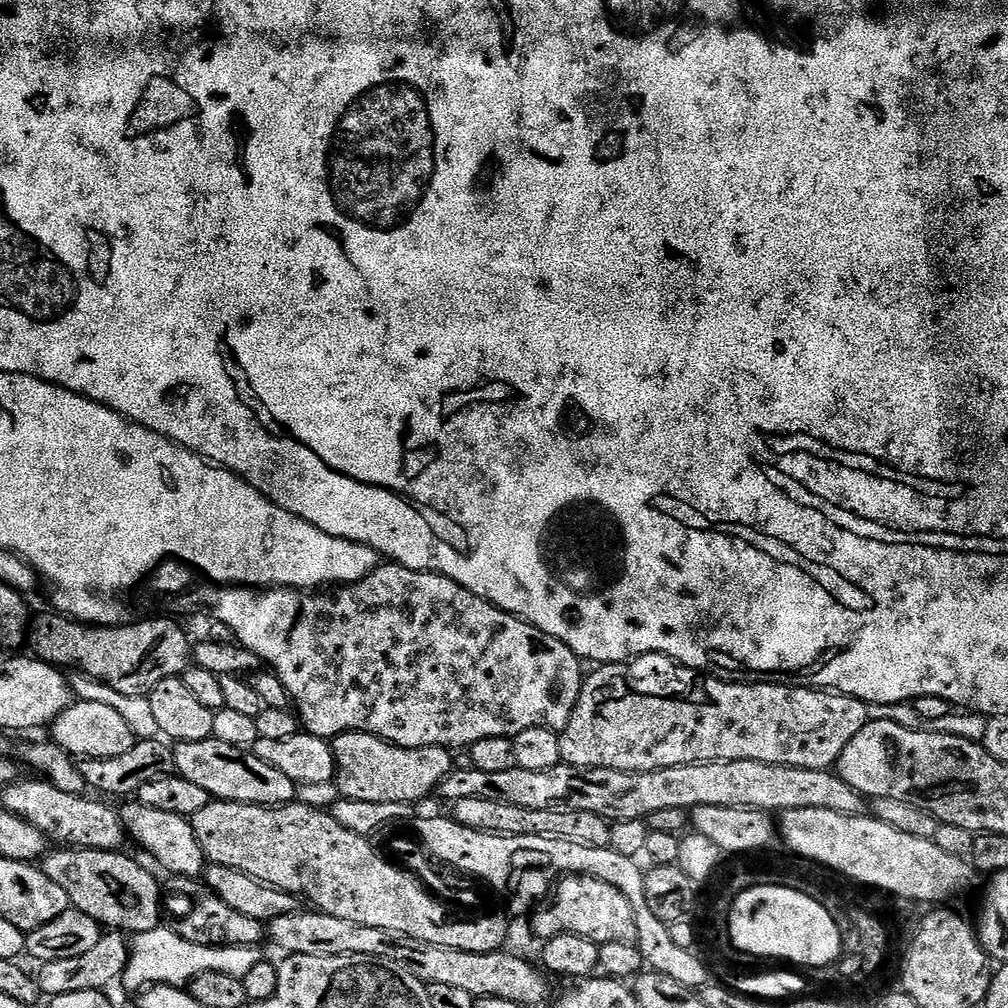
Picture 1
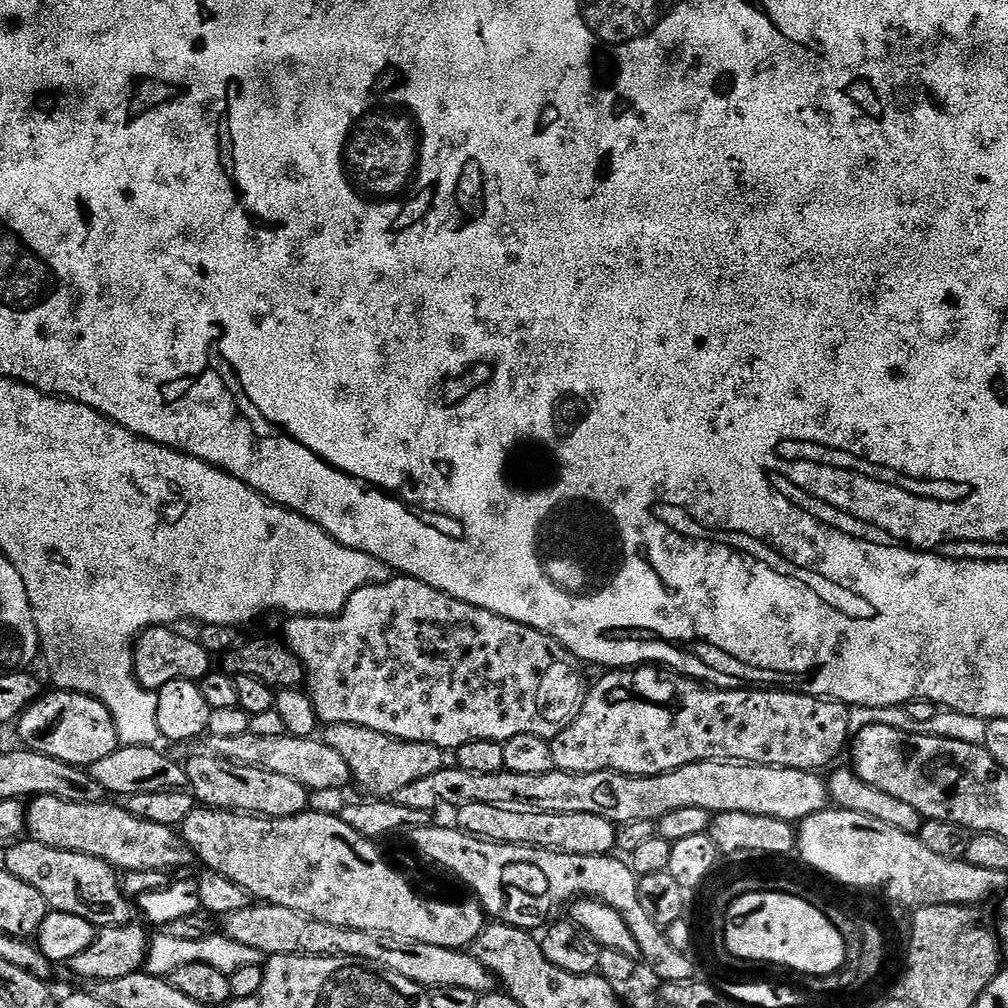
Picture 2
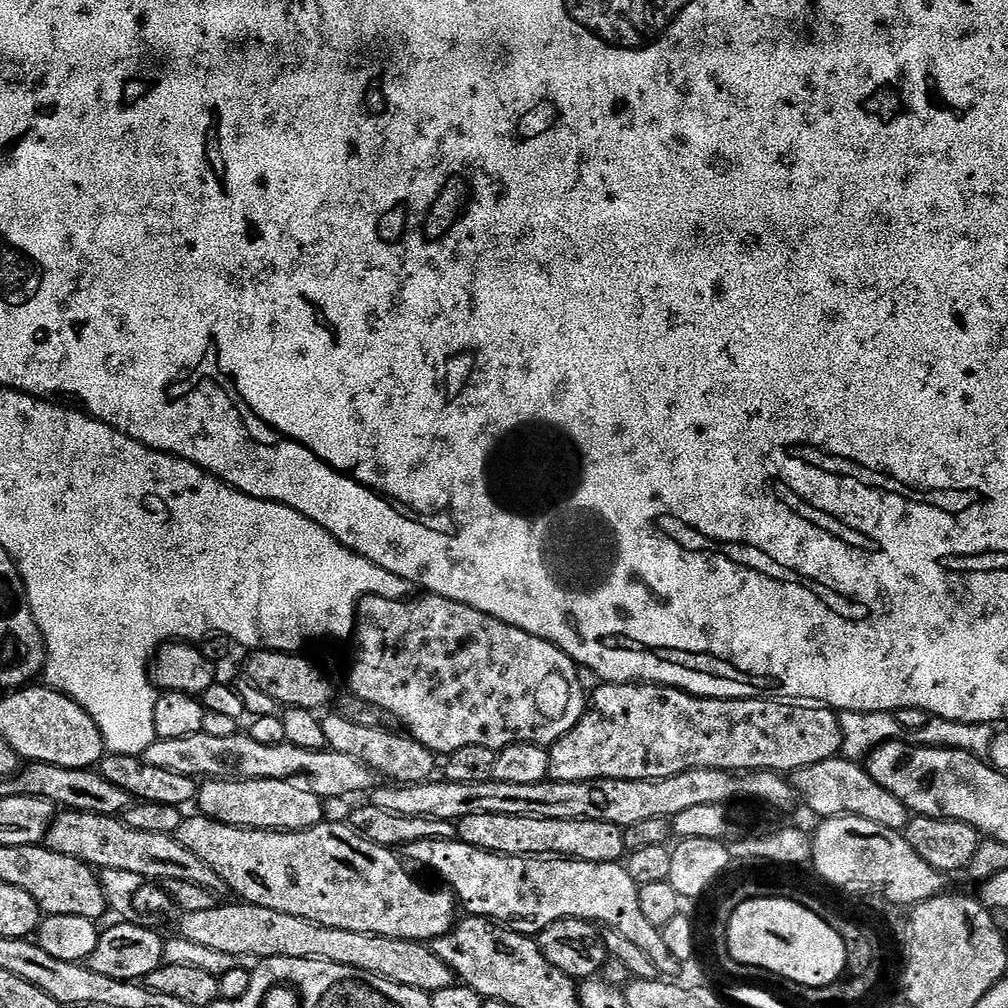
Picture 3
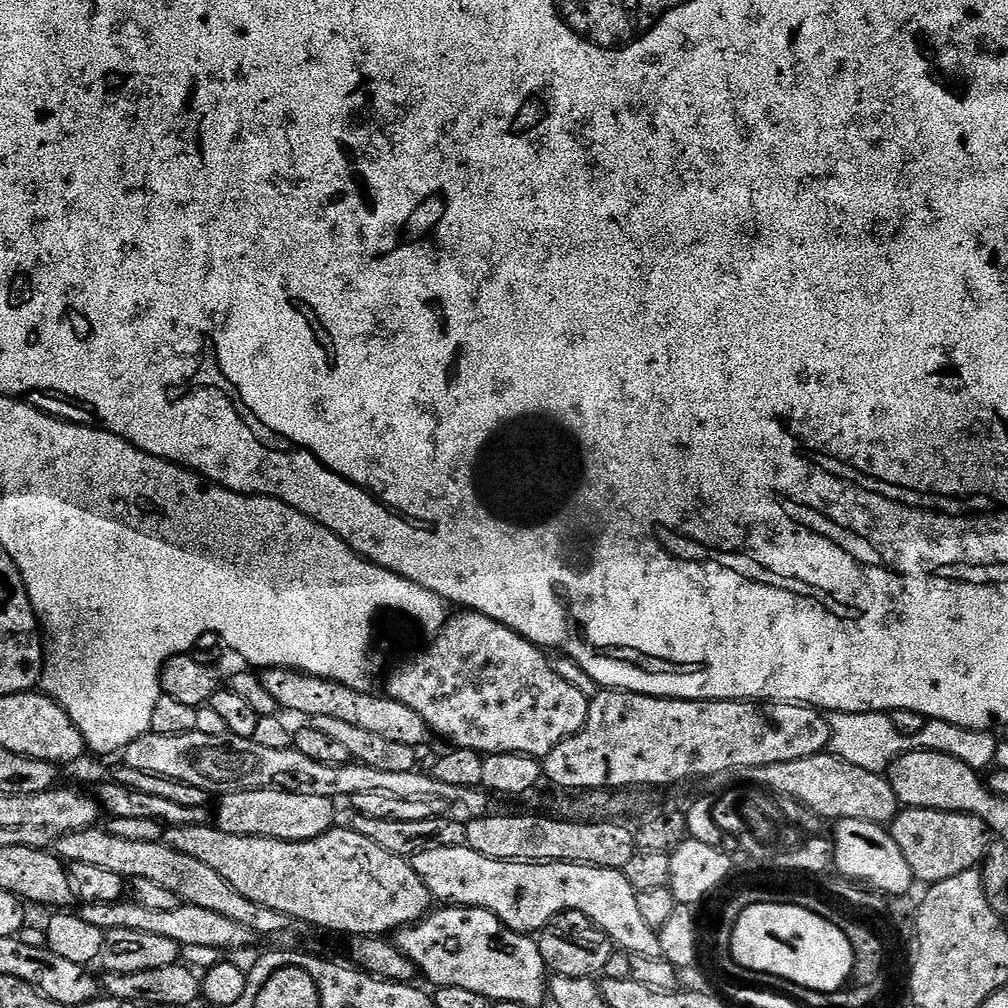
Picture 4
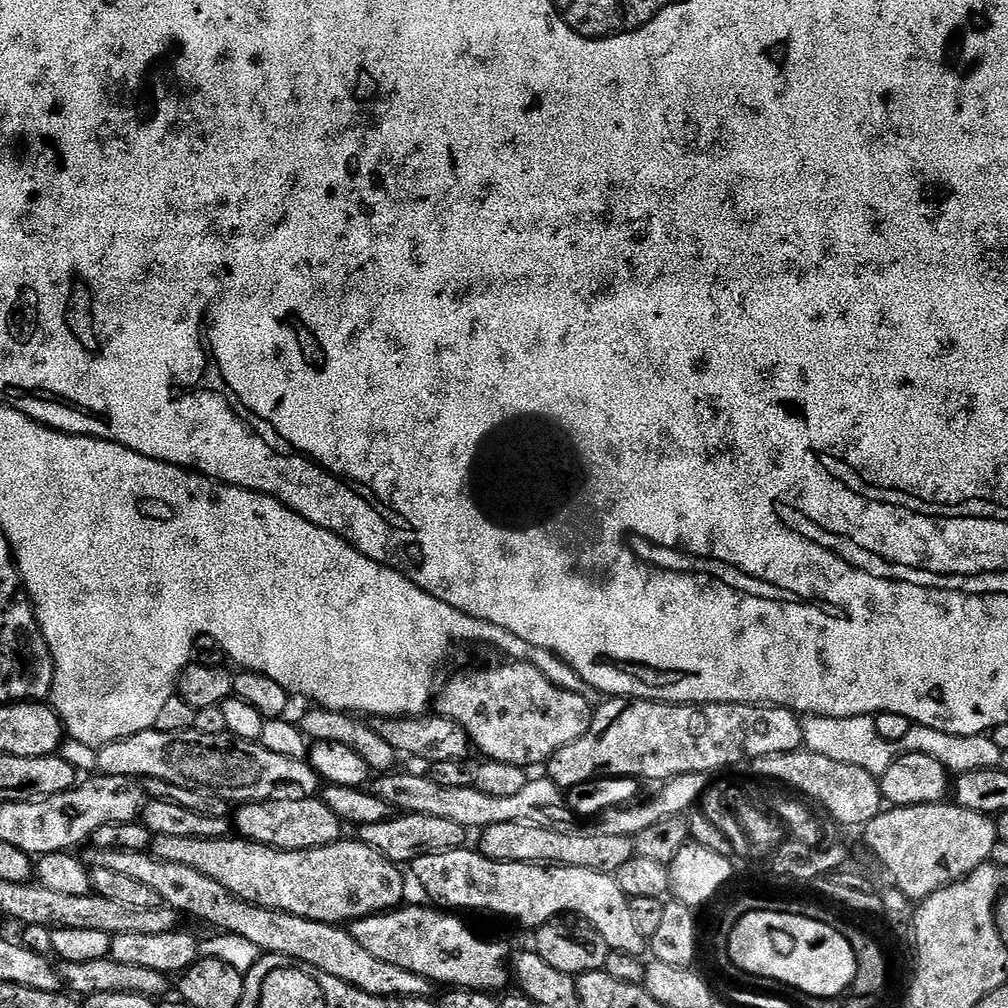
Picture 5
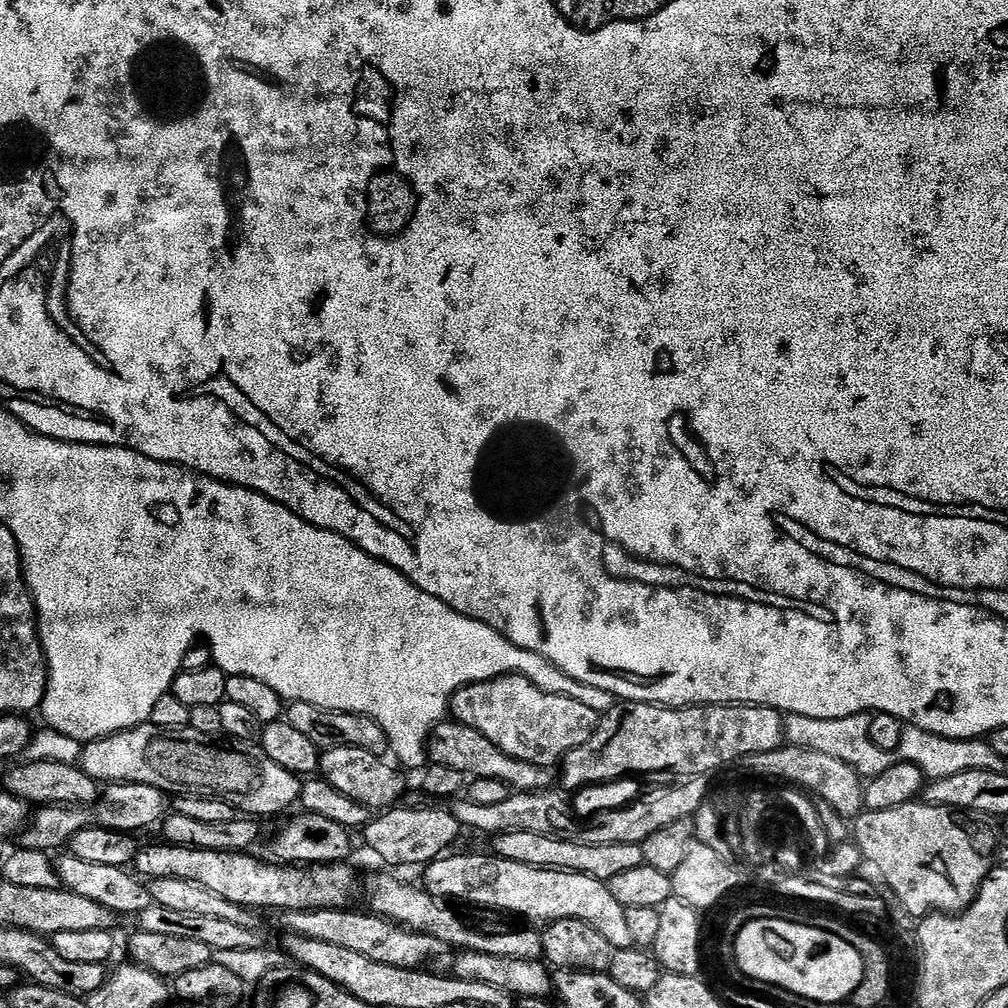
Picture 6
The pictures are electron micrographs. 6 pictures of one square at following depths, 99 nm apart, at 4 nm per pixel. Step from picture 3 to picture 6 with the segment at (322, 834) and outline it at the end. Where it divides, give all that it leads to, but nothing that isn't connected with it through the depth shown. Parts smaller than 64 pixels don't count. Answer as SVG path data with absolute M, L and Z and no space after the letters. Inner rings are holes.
M167 842L144 844L136 855L134 872L137 877L182 878L212 890L226 902L234 902L242 908L276 908L275 910L306 910L307 908L344 908L348 891L352 888L352 872L347 863L289 866L283 862L267 864L256 854L247 852L219 852L198 850L186 846L174 846Z

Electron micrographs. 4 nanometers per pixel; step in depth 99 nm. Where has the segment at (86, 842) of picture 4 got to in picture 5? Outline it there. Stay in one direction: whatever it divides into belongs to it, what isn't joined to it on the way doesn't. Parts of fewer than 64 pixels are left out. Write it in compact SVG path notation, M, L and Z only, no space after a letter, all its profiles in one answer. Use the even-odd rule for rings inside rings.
M92 848L83 853L84 863L92 868L115 870L118 874L126 874L138 882L150 886L154 894L167 907L175 908L177 913L189 912L196 920L209 924L209 929L229 932L247 938L258 946L261 953L270 956L285 956L306 962L306 966L314 966L314 970L322 970L322 974L330 974L330 978L338 978L366 994L374 994L382 998L428 998L433 994L434 985L431 980L422 978L410 970L402 970L402 966L394 966L394 962L381 962L369 954L345 927L339 924L314 922L310 918L302 918L298 914L279 912L273 908L263 908L240 900L226 886L218 886L214 878L206 878L206 874L198 874L198 870L190 870L190 866L178 866L178 862L162 862L154 858L151 851L146 852L103 852L100 848Z

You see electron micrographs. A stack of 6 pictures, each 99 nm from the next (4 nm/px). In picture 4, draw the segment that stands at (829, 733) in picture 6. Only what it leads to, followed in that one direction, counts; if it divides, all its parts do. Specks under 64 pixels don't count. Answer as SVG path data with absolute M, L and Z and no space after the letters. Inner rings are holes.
M833 712L828 716L828 726L830 734L827 751L842 762L850 762L850 766L858 766L861 770L887 773L898 757L905 752L919 750L946 752L950 758L958 758L958 762L966 762L966 766L977 770L991 769L996 762L998 737L992 730L970 730L950 722L932 720L927 721L918 734L903 736L898 734L891 715L886 712Z

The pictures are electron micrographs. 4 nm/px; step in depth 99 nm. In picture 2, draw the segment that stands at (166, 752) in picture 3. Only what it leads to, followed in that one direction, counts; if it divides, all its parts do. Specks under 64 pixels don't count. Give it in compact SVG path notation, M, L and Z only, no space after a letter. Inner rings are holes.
M246 731L234 738L212 736L209 741L207 751L211 755L242 766L254 766L294 778L294 782L302 782L302 786L313 793L336 792L352 784L352 771L350 766L346 766L342 754L330 750L330 746L326 746L320 738L298 738L287 734L278 738L258 738L253 732Z

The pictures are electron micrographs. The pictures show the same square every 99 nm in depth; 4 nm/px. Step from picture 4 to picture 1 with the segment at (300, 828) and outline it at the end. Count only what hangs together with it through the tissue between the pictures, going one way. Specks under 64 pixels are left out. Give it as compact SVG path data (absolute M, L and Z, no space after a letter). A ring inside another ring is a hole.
M218 739L202 742L179 742L172 748L176 772L186 778L186 782L194 782L202 786L202 790L217 800L229 800L239 804L263 804L266 808L278 808L281 804L290 804L297 799L298 786L278 766L270 766L270 762L262 762L255 751L238 746L230 746L230 742Z

